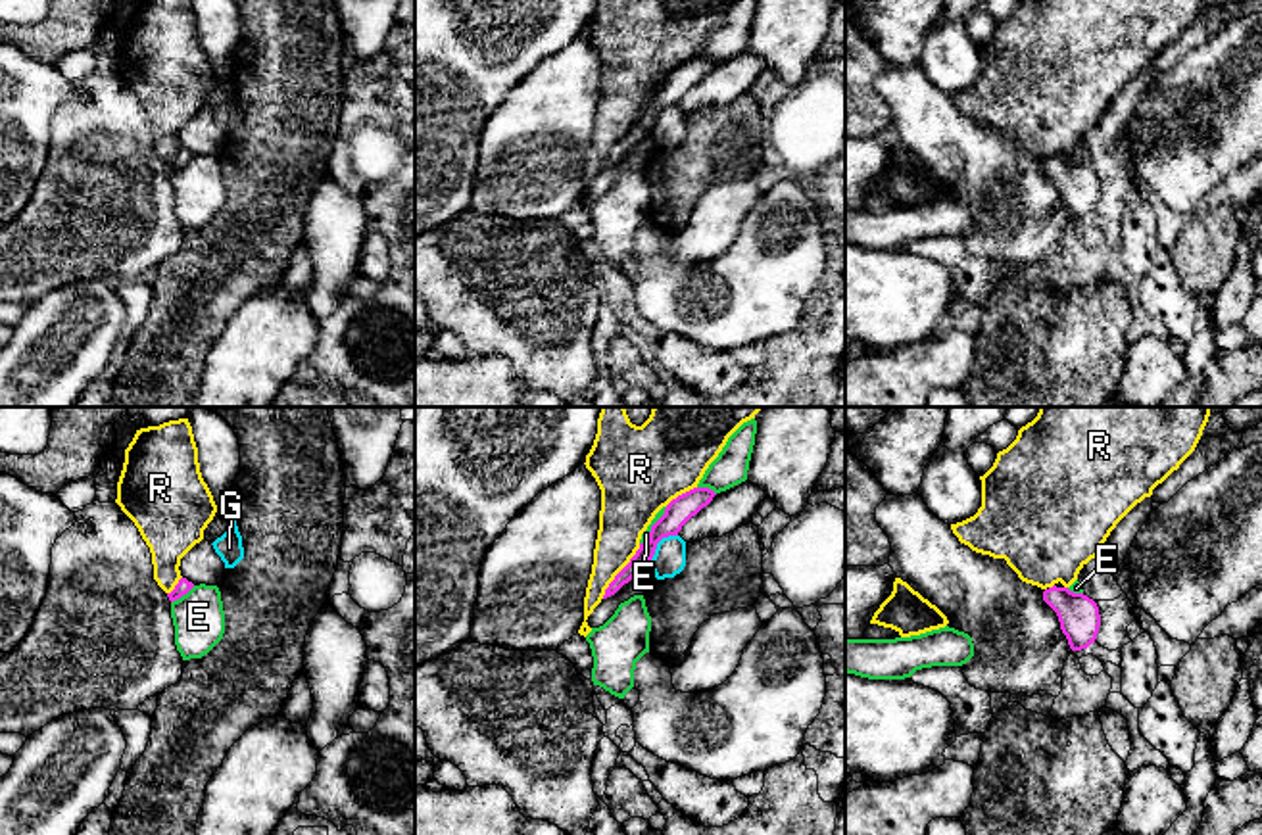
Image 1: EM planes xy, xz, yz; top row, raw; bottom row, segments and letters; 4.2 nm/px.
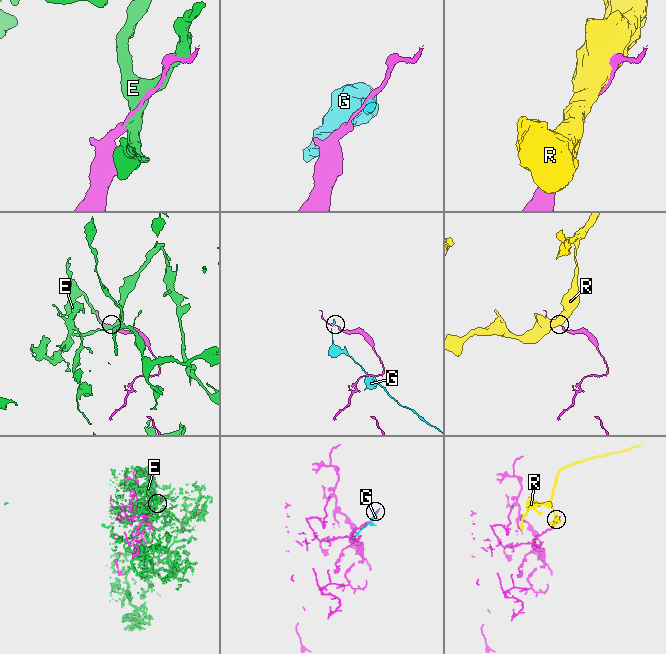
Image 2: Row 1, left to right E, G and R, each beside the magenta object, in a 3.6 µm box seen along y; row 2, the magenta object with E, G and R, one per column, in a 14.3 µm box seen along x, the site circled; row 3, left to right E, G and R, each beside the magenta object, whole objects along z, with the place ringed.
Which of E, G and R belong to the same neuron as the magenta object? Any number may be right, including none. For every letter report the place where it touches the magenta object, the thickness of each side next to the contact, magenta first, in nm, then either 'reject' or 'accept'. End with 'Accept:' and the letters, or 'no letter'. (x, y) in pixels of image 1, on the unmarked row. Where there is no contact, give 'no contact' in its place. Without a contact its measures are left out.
E: xy (183, 164) | 60/220 nm | reject
G: xz (655, 116) | 110/140 nm | reject
R: xz (621, 141) | 80/220 nm | reject
Accept: no letter

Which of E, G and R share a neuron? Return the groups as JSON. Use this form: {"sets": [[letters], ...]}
{"sets": [["E"], ["G"], ["R"]]}

